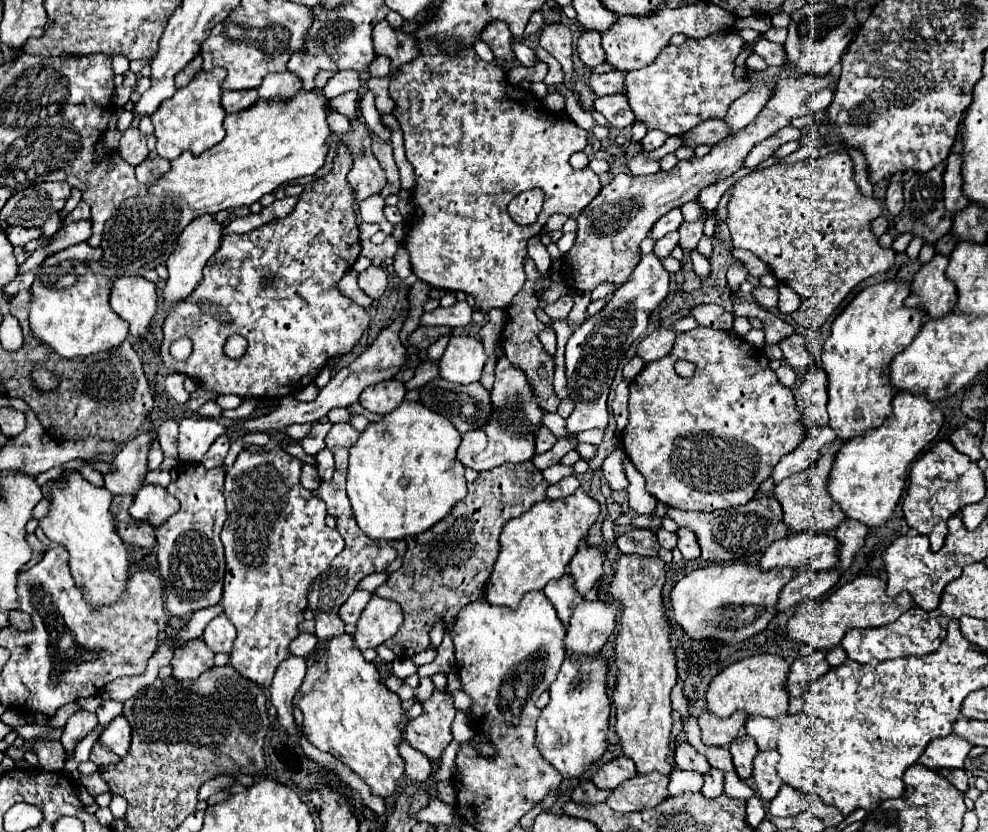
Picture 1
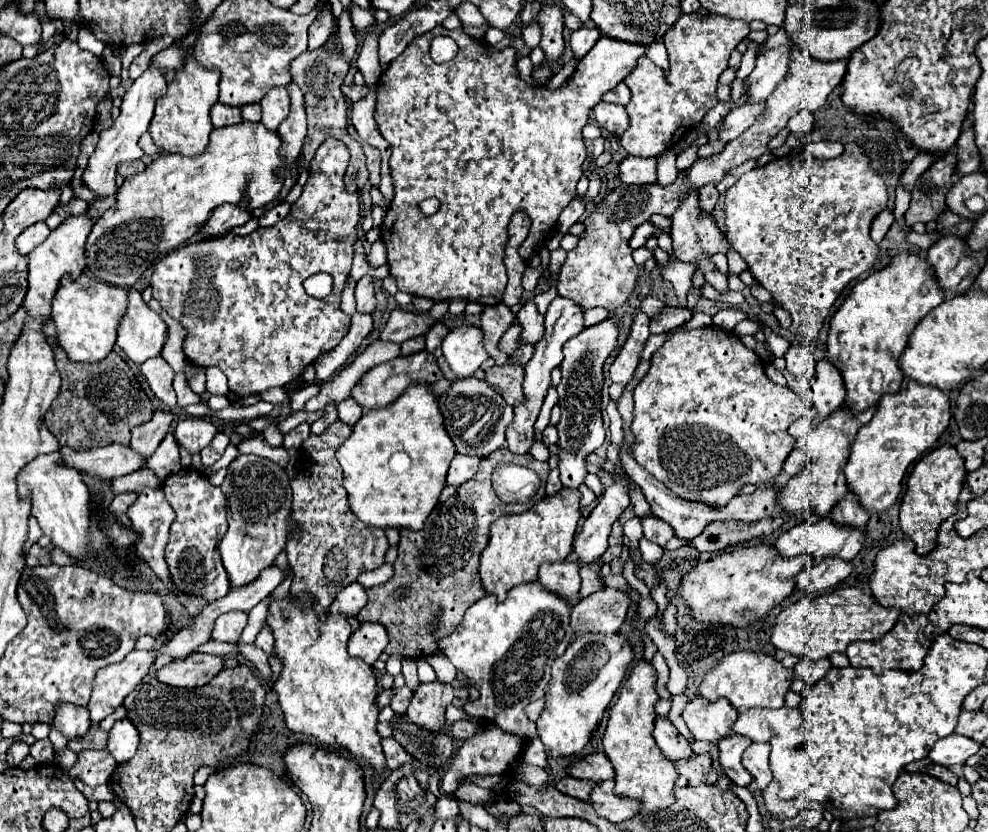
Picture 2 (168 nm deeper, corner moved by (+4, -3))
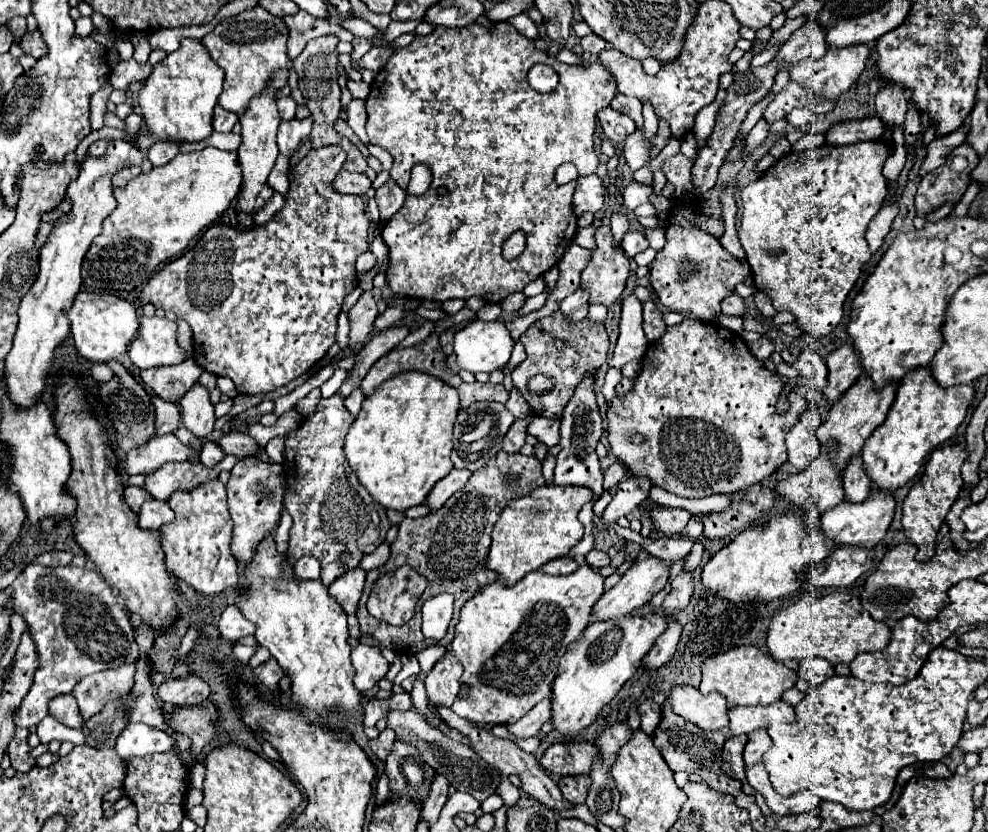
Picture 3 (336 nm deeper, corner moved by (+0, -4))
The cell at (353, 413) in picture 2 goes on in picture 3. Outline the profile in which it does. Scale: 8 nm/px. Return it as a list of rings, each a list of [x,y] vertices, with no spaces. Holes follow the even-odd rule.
[[[356,389],[356,391],[352,391],[352,393],[344,399],[344,405],[346,405],[346,409],[348,409],[352,415],[356,415],[356,413],[360,411],[362,401],[364,401],[364,395],[362,395],[360,389]]]

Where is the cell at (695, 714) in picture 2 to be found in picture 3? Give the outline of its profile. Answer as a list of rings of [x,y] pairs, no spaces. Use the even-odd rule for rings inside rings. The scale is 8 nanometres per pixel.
[[[676,687],[670,691],[672,711],[684,717],[688,723],[704,731],[720,731],[728,729],[728,705],[724,695],[710,693],[702,695],[694,687]]]

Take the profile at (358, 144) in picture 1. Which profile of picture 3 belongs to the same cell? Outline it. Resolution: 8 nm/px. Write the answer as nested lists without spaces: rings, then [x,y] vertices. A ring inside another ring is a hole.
[[[326,35],[326,37],[318,37],[312,39],[306,49],[294,59],[294,69],[298,73],[298,87],[304,95],[304,101],[312,113],[314,125],[312,125],[312,147],[322,147],[324,143],[336,143],[340,145],[348,157],[344,163],[344,169],[350,173],[364,173],[368,169],[368,163],[364,159],[364,155],[358,151],[356,145],[352,145],[342,133],[338,133],[334,129],[334,123],[338,121],[340,113],[342,113],[342,105],[340,105],[340,85],[338,85],[338,51],[336,51],[338,39],[336,35]]]

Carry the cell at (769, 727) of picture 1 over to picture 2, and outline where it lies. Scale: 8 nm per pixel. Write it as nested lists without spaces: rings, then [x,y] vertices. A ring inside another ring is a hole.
[[[748,708],[740,712],[732,730],[736,734],[748,736],[752,742],[768,742],[772,738],[772,728],[768,724],[764,708]]]

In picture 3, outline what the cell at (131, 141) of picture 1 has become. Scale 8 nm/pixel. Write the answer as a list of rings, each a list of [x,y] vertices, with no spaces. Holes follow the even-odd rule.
[[[128,167],[128,169],[122,169],[120,173],[116,173],[116,177],[112,179],[114,181],[114,187],[124,187],[128,181],[132,181],[142,169],[140,167]]]

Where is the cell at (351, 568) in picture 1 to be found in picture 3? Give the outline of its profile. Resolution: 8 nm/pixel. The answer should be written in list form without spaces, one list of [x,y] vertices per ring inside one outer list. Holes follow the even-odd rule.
[[[336,393],[330,399],[322,399],[314,417],[304,419],[286,439],[284,507],[292,517],[288,557],[316,557],[322,565],[320,581],[326,587],[330,587],[340,575],[356,569],[364,555],[376,551],[390,529],[384,507],[376,505],[376,501],[368,497],[368,491],[358,485],[356,475],[342,453],[344,435],[352,423],[354,417],[346,411],[342,397]]]

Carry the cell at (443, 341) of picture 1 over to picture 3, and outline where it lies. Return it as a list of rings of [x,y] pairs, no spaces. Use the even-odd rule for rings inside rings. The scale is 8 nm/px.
[[[430,335],[426,341],[408,347],[408,349],[392,349],[380,361],[376,361],[366,377],[362,379],[362,393],[372,395],[386,379],[404,373],[404,371],[422,371],[432,377],[442,379],[450,387],[458,387],[462,379],[450,371],[446,365],[446,357],[438,345],[438,337]]]

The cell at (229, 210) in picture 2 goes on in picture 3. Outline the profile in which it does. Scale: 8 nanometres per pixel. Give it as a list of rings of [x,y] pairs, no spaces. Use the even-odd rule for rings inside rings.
[[[280,71],[276,73],[276,77],[272,77],[270,87],[266,93],[262,93],[260,97],[252,99],[246,113],[240,117],[242,123],[242,143],[238,147],[238,161],[240,167],[244,171],[244,179],[242,179],[242,187],[238,193],[238,201],[234,205],[236,213],[256,213],[260,211],[270,197],[274,195],[274,189],[268,185],[268,175],[276,163],[276,157],[280,155],[278,145],[276,145],[276,129],[280,123],[280,115],[276,109],[276,101],[274,101],[274,91],[284,87],[288,81],[288,71]]]

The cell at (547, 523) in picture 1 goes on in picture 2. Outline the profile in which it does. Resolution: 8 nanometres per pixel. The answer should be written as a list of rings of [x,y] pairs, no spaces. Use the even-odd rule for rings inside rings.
[[[562,488],[554,496],[546,496],[530,510],[508,514],[490,526],[490,542],[480,556],[480,578],[486,592],[504,600],[506,594],[522,584],[538,580],[538,568],[544,562],[562,562],[572,550],[572,540],[580,520],[580,492]]]

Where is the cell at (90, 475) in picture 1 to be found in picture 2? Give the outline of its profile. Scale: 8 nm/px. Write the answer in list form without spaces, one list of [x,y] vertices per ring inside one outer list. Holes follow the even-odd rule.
[[[140,468],[134,474],[128,474],[128,476],[112,482],[114,494],[118,494],[118,492],[142,492],[144,488],[154,488],[154,486],[158,486],[158,478],[148,468]]]

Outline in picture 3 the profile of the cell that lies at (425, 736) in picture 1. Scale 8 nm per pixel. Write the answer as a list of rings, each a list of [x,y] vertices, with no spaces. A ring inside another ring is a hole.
[[[448,653],[444,655],[434,669],[424,677],[426,693],[428,693],[428,709],[450,707],[458,695],[462,677],[462,665]]]

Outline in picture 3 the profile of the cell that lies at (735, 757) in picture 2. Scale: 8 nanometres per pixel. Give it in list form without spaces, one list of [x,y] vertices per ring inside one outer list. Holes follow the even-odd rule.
[[[740,735],[740,737],[730,737],[724,743],[724,749],[722,749],[722,771],[728,777],[738,779],[742,783],[742,791],[746,795],[754,795],[754,789],[746,781],[746,767],[744,767],[744,761],[742,761],[742,751],[744,751],[746,739],[748,737]]]

